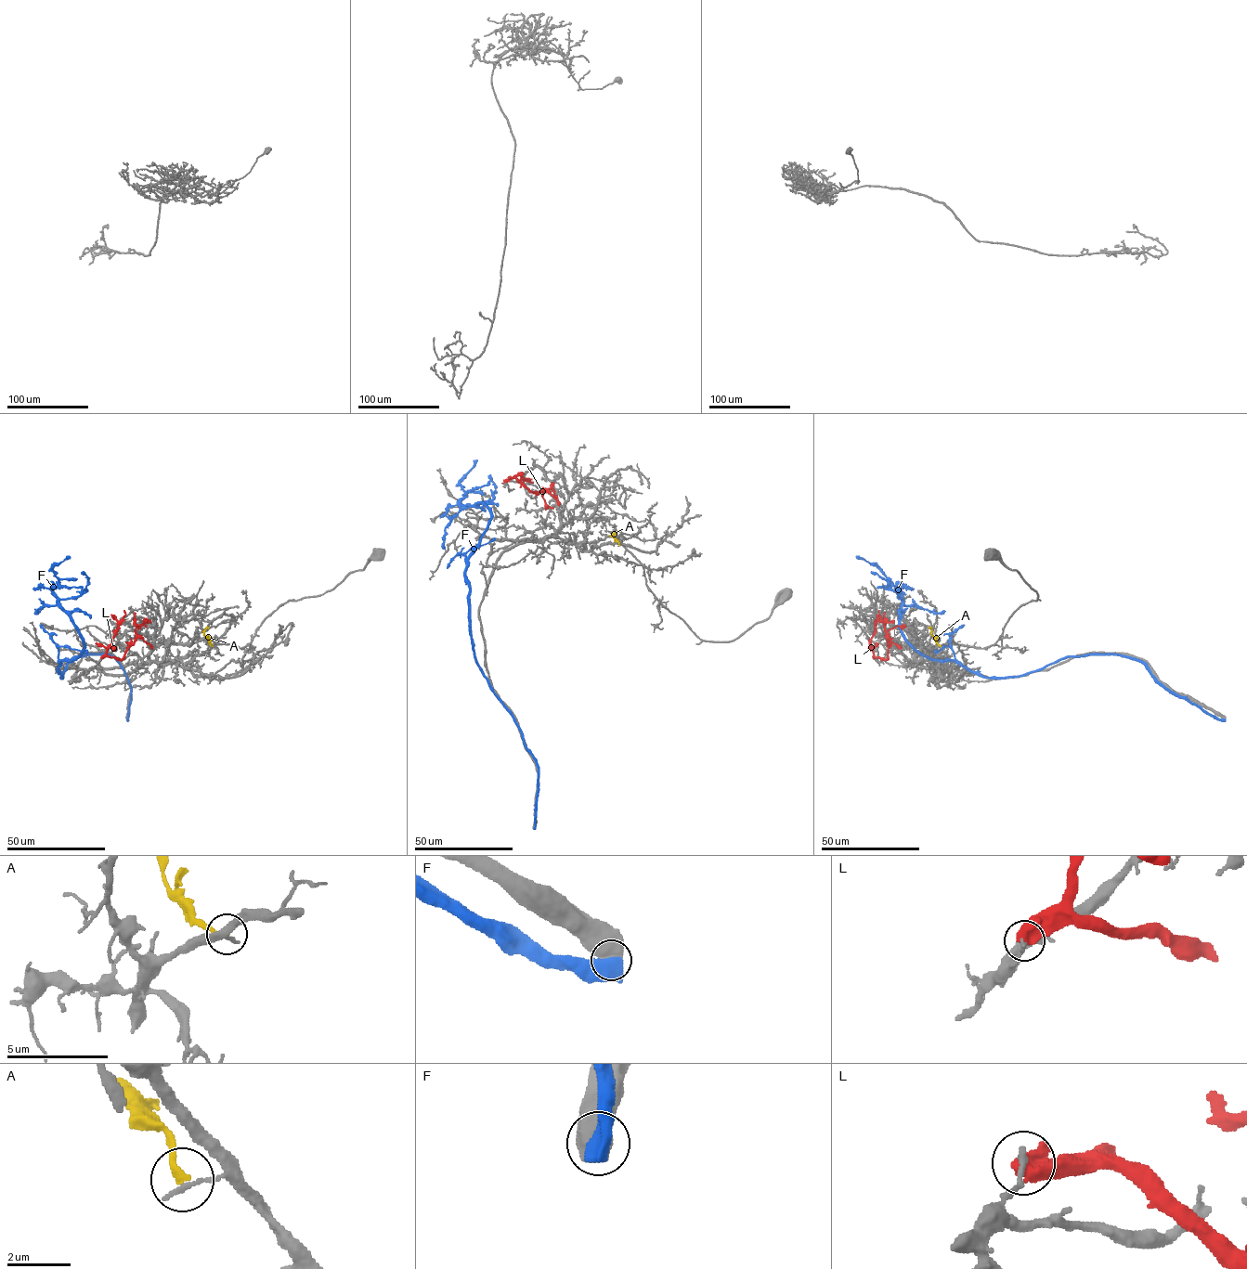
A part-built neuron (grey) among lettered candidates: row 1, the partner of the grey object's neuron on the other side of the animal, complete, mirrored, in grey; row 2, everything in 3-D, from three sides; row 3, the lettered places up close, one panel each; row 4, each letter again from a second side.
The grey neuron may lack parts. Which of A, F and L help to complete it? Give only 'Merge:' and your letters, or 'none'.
Merge: none

